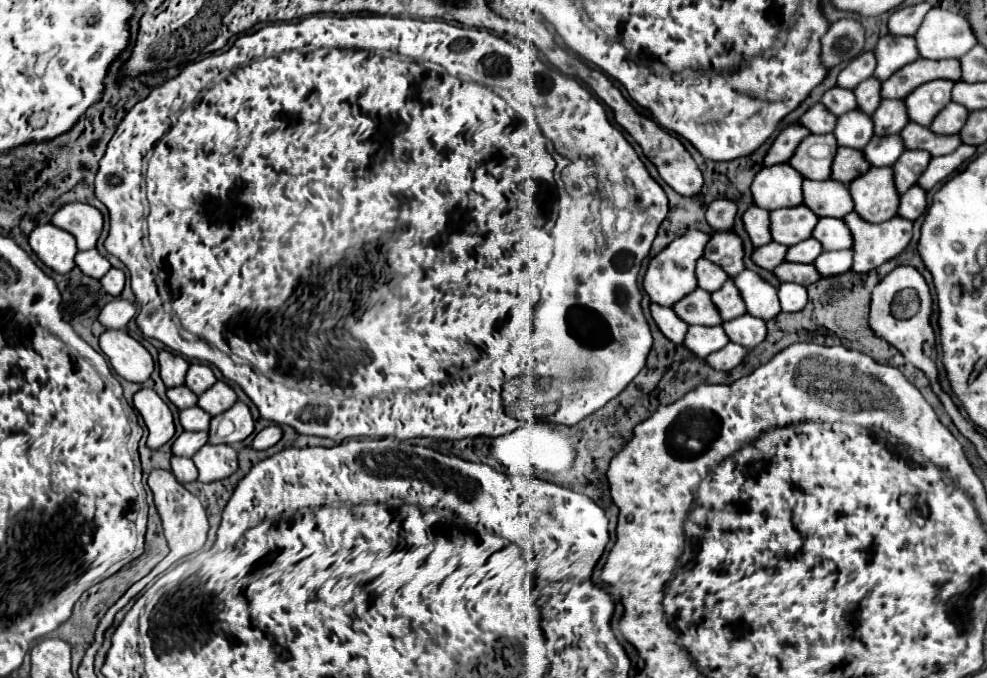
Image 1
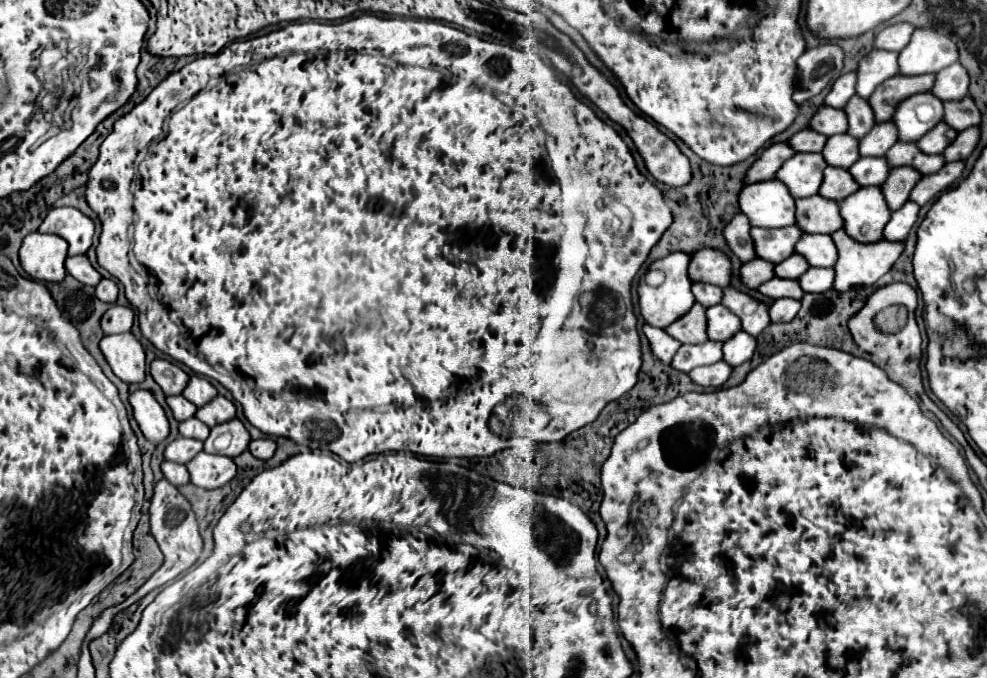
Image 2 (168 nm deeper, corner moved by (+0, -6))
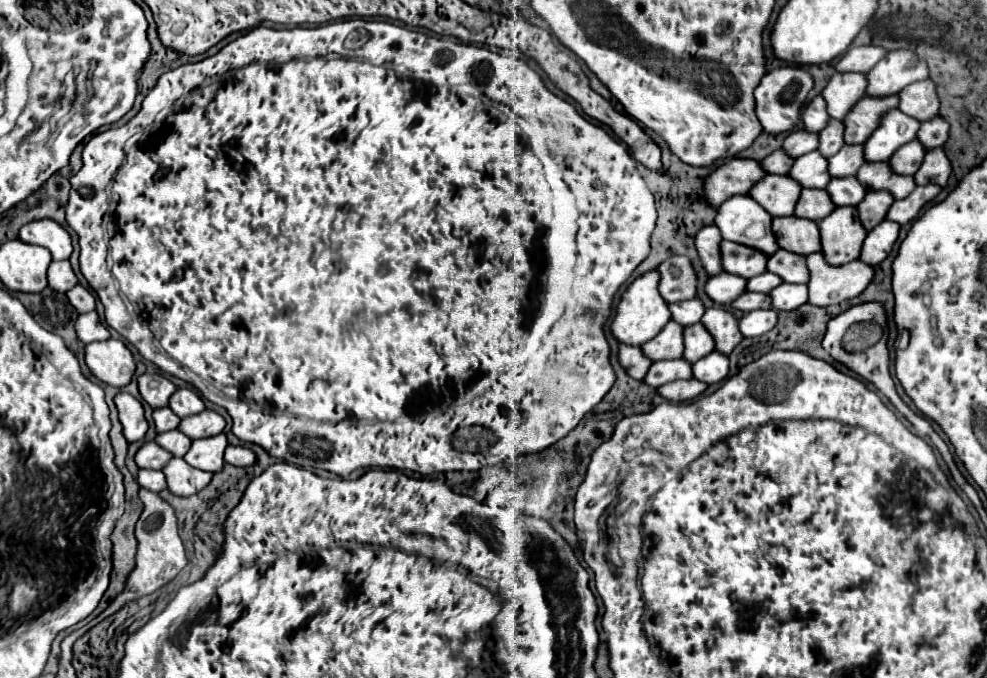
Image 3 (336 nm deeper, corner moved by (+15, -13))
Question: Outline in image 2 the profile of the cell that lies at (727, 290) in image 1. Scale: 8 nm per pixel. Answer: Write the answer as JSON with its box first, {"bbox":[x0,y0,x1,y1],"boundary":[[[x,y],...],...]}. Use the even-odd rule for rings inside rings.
{"bbox":[706,305,740,343],"boundary":[[[724,305],[710,307],[706,311],[706,319],[708,319],[708,339],[710,341],[724,343],[740,331],[740,321]]]}

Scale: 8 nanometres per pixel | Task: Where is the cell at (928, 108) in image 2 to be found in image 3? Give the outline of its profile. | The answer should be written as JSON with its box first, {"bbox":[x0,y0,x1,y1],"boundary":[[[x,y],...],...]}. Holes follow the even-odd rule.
{"bbox":[865,108,921,160],"boundary":[[[897,108],[885,112],[879,128],[865,142],[865,160],[889,160],[899,146],[911,142],[917,136],[919,128],[921,122],[917,122],[917,118],[909,118],[907,114],[901,114],[901,110]]]}

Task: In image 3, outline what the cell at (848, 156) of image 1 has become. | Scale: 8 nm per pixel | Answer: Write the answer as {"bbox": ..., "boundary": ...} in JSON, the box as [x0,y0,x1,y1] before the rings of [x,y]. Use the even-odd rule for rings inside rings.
{"bbox":[795,188,835,222],"boundary":[[[803,188],[797,208],[795,208],[795,216],[819,222],[825,216],[829,216],[833,210],[835,210],[835,206],[833,206],[833,200],[829,198],[827,190],[805,190]]]}

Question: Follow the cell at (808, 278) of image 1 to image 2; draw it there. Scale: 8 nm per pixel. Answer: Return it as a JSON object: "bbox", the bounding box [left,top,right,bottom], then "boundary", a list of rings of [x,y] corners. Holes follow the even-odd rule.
{"bbox":[758,279,804,299],"boundary":[[[770,279],[764,285],[758,287],[758,291],[770,299],[782,299],[782,297],[790,297],[790,299],[802,299],[804,291],[800,291],[800,285],[792,279]]]}

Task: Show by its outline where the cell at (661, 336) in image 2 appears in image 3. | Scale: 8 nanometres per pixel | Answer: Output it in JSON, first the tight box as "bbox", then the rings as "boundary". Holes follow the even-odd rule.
{"bbox":[619,344,653,380],"boundary":[[[625,344],[619,346],[619,362],[627,370],[627,374],[637,380],[643,380],[649,366],[653,364],[649,358],[645,358],[645,354],[641,354],[639,346],[625,346]]]}

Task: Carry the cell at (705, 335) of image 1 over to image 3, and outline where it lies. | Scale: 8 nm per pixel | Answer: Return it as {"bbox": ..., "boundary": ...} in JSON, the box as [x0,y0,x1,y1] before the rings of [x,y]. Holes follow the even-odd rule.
{"bbox":[645,358,693,386],"boundary":[[[677,358],[677,360],[661,360],[661,362],[655,362],[647,376],[645,376],[645,382],[649,386],[663,386],[667,382],[673,382],[673,380],[679,380],[679,378],[693,378],[693,366],[691,362],[685,362],[685,358]]]}

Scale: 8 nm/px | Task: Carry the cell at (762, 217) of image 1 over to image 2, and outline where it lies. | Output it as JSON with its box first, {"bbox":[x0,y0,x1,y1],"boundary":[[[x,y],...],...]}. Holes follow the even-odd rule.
{"bbox":[722,213,756,263],"boundary":[[[744,213],[734,215],[732,221],[722,231],[728,247],[732,249],[732,253],[742,263],[746,263],[752,257],[756,257],[756,253],[752,251],[752,237],[748,235],[748,231],[750,231],[750,223],[748,223],[748,219],[744,219]]]}

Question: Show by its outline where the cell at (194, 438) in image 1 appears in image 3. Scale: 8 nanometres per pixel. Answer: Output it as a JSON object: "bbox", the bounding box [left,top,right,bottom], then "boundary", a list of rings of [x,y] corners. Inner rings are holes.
{"bbox":[135,442,173,470],"boundary":[[[145,442],[137,456],[135,462],[139,468],[157,468],[161,470],[165,466],[165,462],[169,462],[169,458],[173,458],[165,448],[161,448],[157,442]]]}

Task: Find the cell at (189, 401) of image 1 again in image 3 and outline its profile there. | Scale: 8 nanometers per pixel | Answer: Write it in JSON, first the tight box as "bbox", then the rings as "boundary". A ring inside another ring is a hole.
{"bbox":[153,406,179,432],"boundary":[[[169,406],[165,408],[157,408],[153,410],[153,420],[155,420],[155,426],[157,426],[157,432],[167,432],[167,430],[175,430],[179,426],[179,416],[173,414],[173,410]]]}

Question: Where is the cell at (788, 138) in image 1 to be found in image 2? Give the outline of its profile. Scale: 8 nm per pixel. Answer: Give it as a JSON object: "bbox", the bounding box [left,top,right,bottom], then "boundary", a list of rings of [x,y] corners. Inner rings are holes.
{"bbox":[744,143,794,185],"boundary":[[[776,143],[776,145],[770,145],[768,149],[764,149],[764,153],[752,163],[752,167],[746,171],[746,177],[744,177],[744,185],[750,185],[750,183],[758,183],[758,181],[768,181],[776,175],[776,171],[782,167],[782,163],[786,159],[790,159],[794,153],[792,153],[792,147],[788,147],[788,143]]]}

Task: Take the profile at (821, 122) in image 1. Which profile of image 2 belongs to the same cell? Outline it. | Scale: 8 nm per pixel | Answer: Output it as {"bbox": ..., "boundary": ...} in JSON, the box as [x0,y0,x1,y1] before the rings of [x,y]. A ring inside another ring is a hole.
{"bbox":[788,129,826,153],"boundary":[[[804,129],[788,141],[788,145],[796,153],[820,153],[824,149],[824,143],[826,143],[826,137],[812,131],[812,129]]]}

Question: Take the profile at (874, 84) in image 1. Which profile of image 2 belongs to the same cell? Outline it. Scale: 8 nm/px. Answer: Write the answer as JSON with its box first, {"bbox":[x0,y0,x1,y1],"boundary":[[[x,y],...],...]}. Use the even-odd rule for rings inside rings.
{"bbox":[844,95,874,139],"boundary":[[[854,95],[846,107],[844,113],[848,117],[848,135],[862,139],[872,127],[874,127],[874,115],[872,115],[872,107],[868,107],[868,101],[860,99],[858,95]]]}

